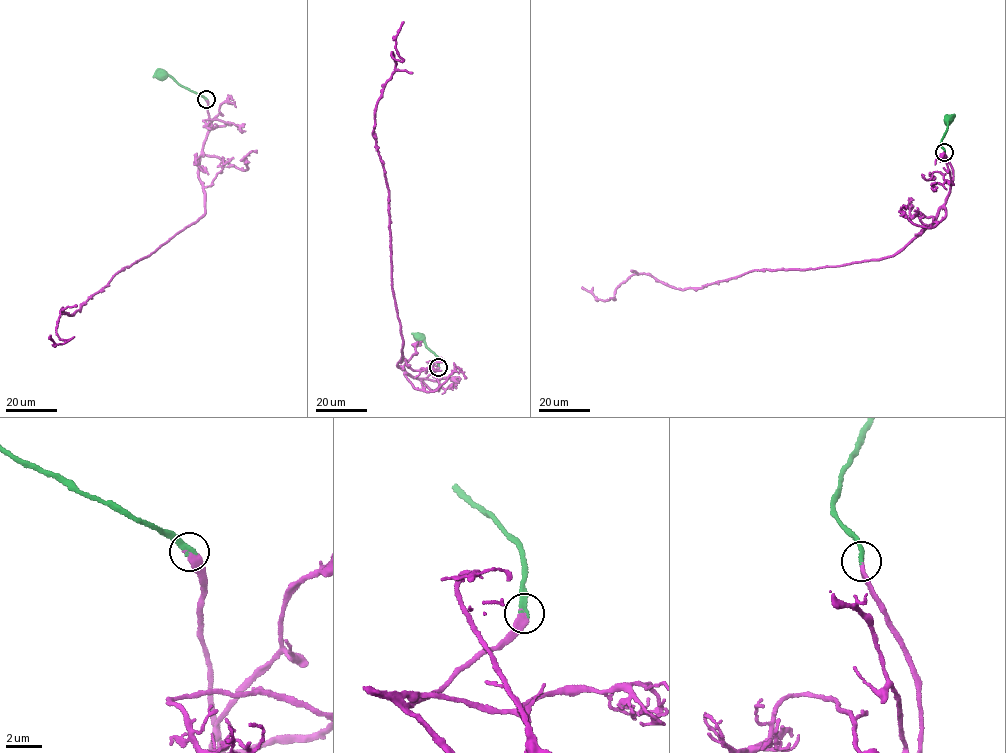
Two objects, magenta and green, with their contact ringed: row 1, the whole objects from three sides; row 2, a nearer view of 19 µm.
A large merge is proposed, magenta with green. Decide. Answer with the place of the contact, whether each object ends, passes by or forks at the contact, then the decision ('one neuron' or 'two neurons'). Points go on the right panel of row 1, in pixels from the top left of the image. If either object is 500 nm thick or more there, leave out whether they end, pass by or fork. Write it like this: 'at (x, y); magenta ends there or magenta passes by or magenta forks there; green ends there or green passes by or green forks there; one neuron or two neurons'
at (944, 152); magenta ends there; green ends there; one neuron

